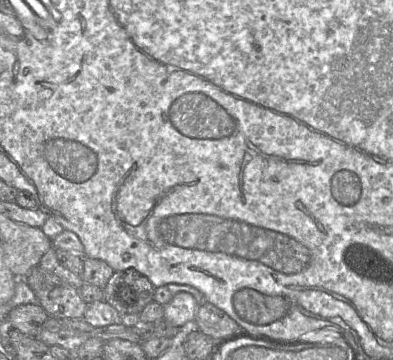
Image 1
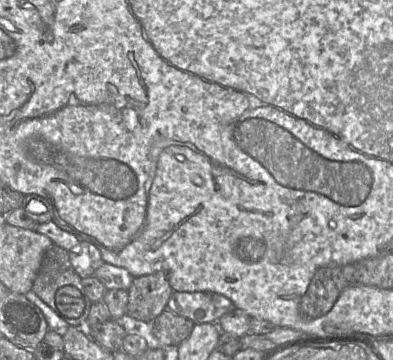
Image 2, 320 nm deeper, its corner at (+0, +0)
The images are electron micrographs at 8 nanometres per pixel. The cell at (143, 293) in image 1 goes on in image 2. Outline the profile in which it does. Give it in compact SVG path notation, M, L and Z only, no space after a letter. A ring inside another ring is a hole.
M163 272L135 277L129 287L126 315L119 321L149 322L167 307L174 291Z

